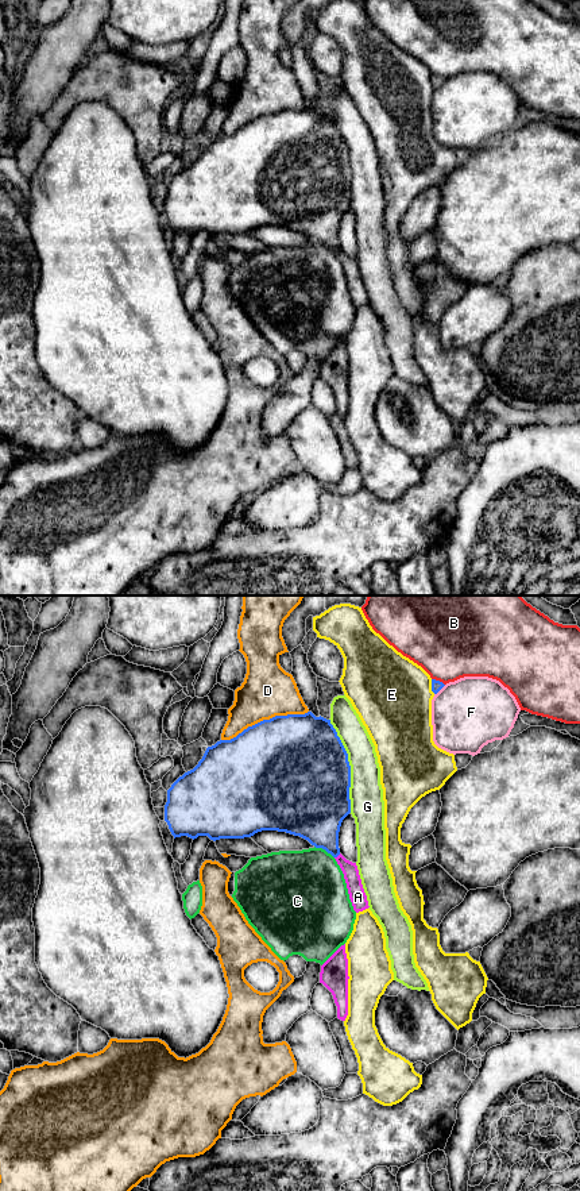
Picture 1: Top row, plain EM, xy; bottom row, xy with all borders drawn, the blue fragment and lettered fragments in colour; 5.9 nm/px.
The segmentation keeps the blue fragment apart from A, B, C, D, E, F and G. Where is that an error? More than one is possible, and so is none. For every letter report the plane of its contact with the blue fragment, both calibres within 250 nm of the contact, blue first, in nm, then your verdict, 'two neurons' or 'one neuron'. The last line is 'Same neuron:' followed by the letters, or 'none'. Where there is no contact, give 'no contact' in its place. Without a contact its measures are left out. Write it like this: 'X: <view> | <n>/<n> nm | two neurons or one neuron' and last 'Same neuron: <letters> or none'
A: xy | 280/100 nm | two neurons
B: xy | 60/440 nm | two neurons
C: xy | 380/440 nm | two neurons
D: xy | 500/300 nm | two neurons
E: xy | 60/460 nm | two neurons
F: xy | 60/420 nm | two neurons
G: xy | 500/200 nm | two neurons
Same neuron: none

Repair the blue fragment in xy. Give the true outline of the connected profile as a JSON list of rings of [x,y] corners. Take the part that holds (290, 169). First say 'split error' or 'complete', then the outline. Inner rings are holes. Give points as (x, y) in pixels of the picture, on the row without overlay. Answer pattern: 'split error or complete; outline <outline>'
complete; outline [[[305,109],[275,111],[248,122],[231,135],[208,142],[198,159],[167,185],[165,216],[175,232],[244,234],[262,226],[286,227],[308,235],[333,253],[340,250],[339,227],[351,208],[351,161],[348,149],[330,115]]]

